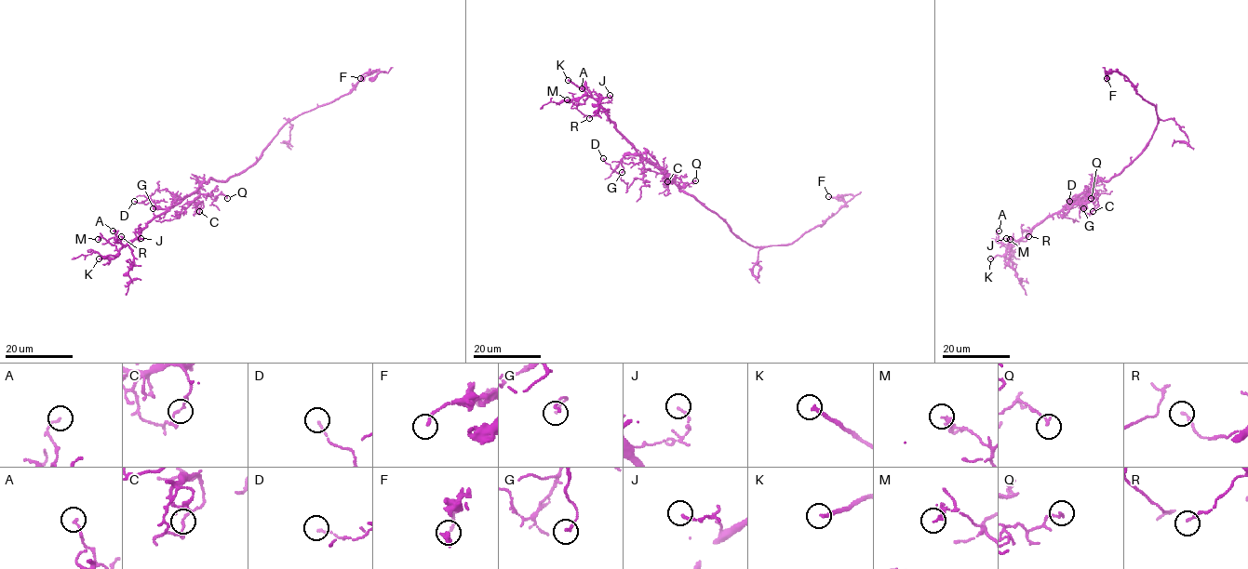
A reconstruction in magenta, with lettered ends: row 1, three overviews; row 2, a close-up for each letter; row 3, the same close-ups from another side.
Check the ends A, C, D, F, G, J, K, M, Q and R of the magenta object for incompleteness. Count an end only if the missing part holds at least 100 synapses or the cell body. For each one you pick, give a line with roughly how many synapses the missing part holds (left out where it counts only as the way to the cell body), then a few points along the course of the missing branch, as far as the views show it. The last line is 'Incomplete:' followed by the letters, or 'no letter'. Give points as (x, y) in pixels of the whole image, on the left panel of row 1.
K: Course of what is missing: (99, 258), (93, 259), (76, 274), (60, 275), (66, 277), (69, 286), (67, 291), (70, 294), (68, 296)
Incomplete: K

